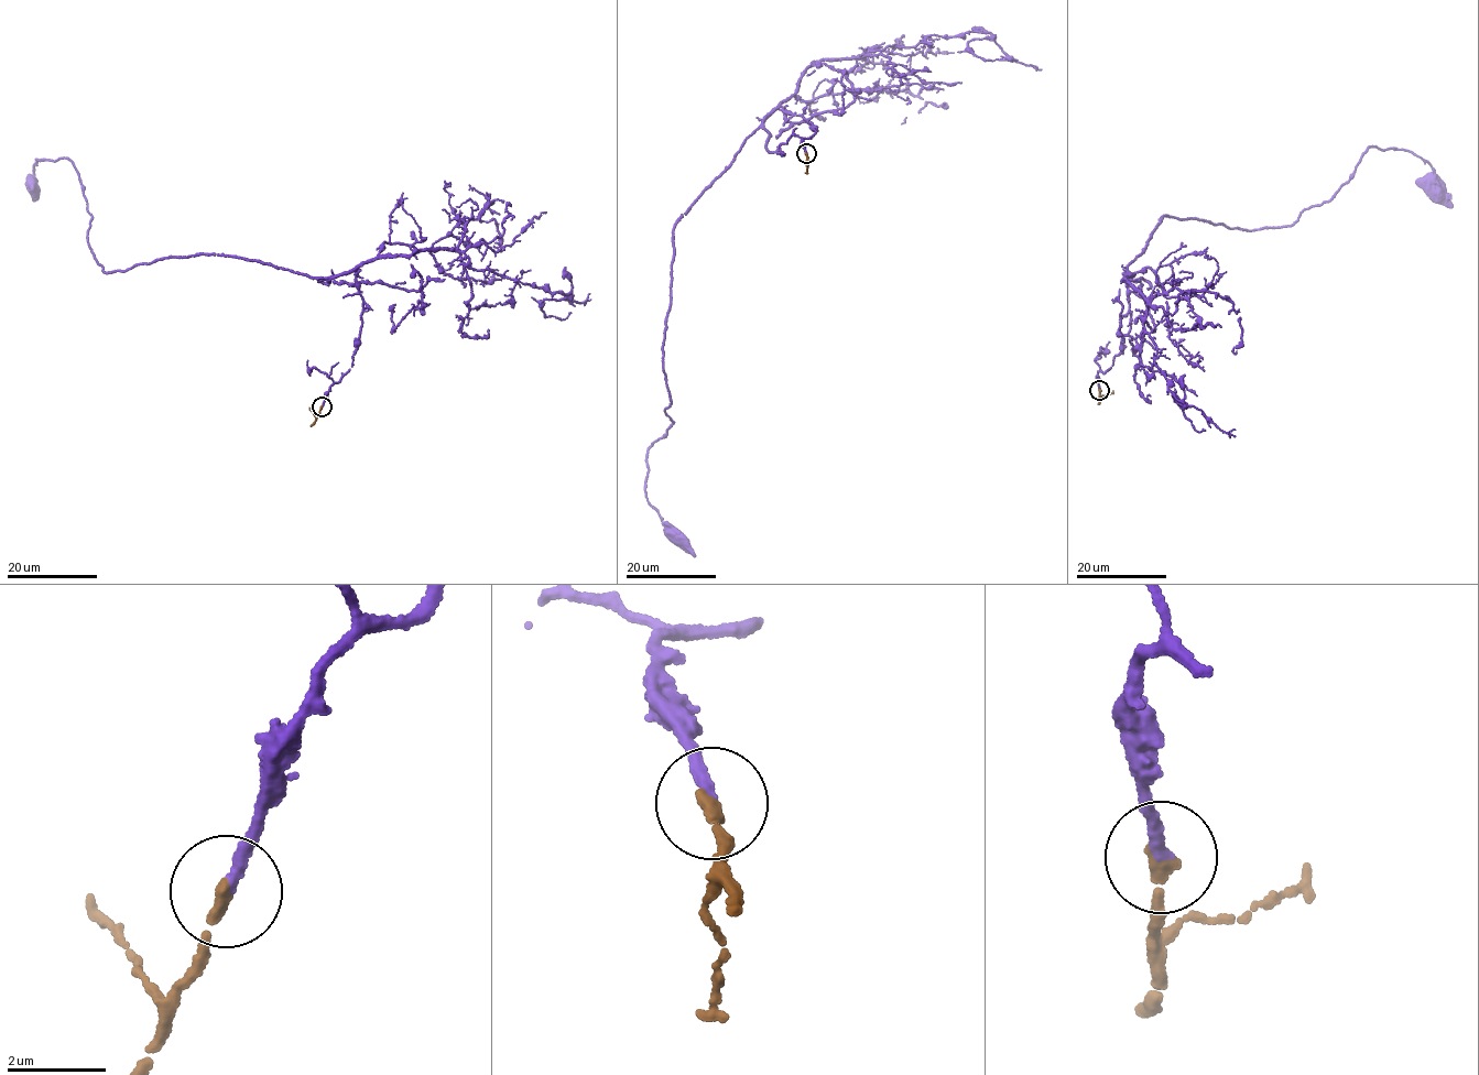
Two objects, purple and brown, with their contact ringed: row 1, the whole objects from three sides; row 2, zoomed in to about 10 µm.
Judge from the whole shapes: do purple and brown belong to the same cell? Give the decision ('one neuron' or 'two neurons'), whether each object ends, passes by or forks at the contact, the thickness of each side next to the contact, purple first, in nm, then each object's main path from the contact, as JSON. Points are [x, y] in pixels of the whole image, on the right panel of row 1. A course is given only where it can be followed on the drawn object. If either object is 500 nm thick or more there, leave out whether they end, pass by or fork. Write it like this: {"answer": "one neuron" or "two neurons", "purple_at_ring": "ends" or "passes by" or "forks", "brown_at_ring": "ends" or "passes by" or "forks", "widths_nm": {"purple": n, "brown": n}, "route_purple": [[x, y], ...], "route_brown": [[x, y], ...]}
{"answer": "one neuron", "purple_at_ring": "ends", "brown_at_ring": "ends", "widths_nm": {"purple": 260, "brown": 280}, "route_purple": [[1099, 390], [1129, 332], [1123, 272], [1164, 216], [1293, 224], [1373, 147], [1421, 156], [1434, 186]], "route_brown": [[1099, 390], [1100, 395], [1113, 391]]}

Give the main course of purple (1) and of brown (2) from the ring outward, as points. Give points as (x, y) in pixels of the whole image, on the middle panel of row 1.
1: (806, 153), (809, 122), (767, 113), (675, 226), (662, 358), (673, 423), (648, 448), (644, 489), (676, 536)
2: (806, 153), (805, 173)

